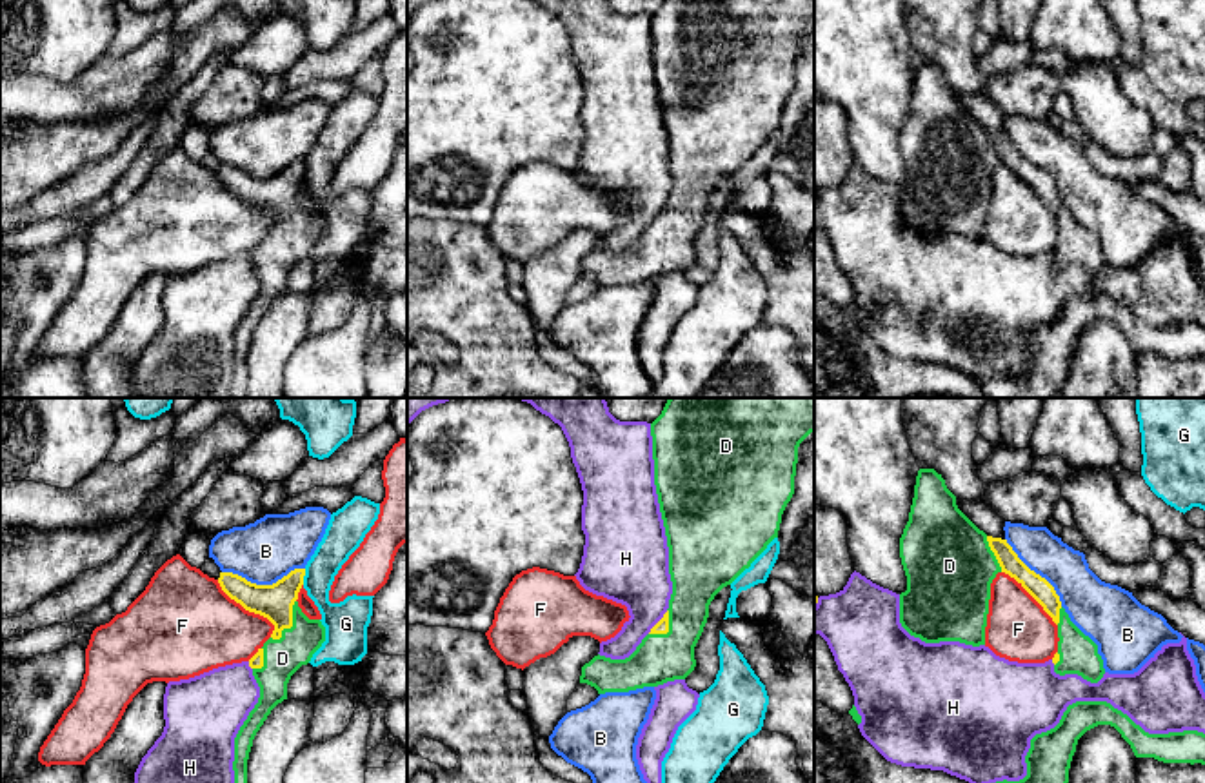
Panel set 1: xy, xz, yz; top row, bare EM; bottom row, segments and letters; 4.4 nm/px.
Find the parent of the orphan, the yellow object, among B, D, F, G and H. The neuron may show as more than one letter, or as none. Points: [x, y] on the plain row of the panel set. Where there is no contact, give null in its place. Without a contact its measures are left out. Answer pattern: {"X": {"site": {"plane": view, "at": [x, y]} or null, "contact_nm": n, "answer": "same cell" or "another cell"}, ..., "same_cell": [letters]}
{"B": {"site": {"plane": "xy", "at": [262, 178]}, "contact_nm": 360, "answer": "another cell"}, "D": {"site": {"plane": "xy", "at": [291, 217]}, "contact_nm": 200, "answer": "same cell"}, "F": {"site": {"plane": "xy", "at": [249, 204]}, "contact_nm": 360, "answer": "another cell"}, "G": {"site": {"plane": "xy", "at": [304, 168]}, "contact_nm": 70, "answer": "another cell"}, "H": {"site": {"plane": "xz", "at": [658, 215]}, "contact_nm": 140, "answer": "another cell"}, "same_cell": ["D"]}

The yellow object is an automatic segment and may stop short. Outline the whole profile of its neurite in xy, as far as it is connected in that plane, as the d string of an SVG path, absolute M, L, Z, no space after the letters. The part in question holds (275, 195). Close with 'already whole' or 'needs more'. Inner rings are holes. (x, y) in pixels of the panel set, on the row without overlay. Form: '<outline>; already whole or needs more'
M294 162L273 178L256 178L233 165L220 165L218 171L222 183L231 193L274 218L271 231L249 253L260 291L234 331L234 378L229 398L245 398L253 332L271 303L287 292L291 269L307 258L325 234L322 214L309 213L296 194L304 169L305 162Z; needs more

